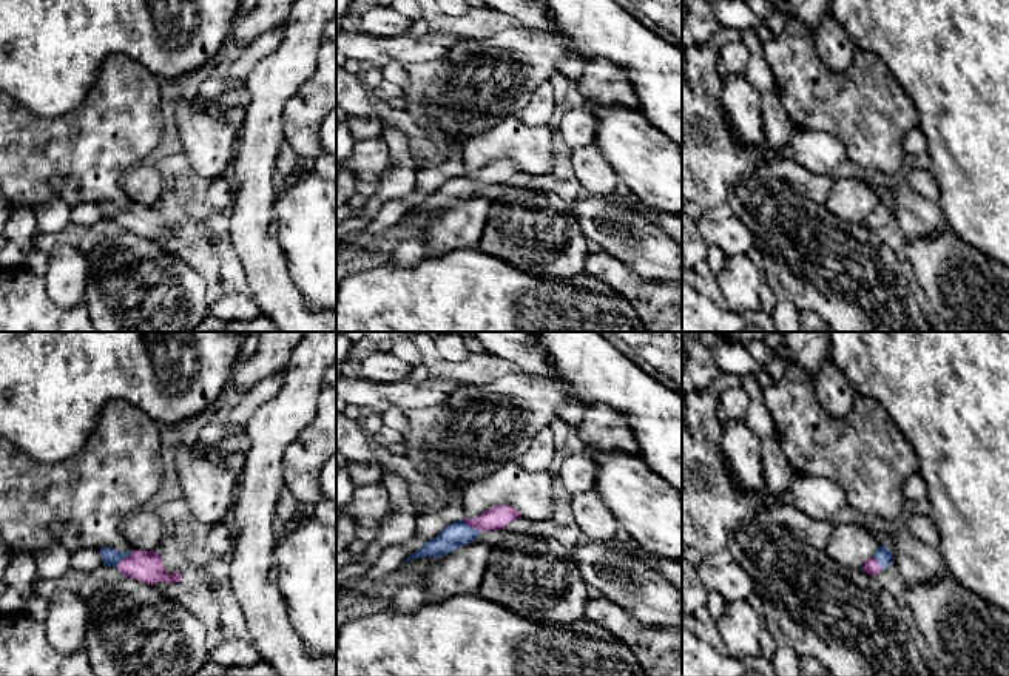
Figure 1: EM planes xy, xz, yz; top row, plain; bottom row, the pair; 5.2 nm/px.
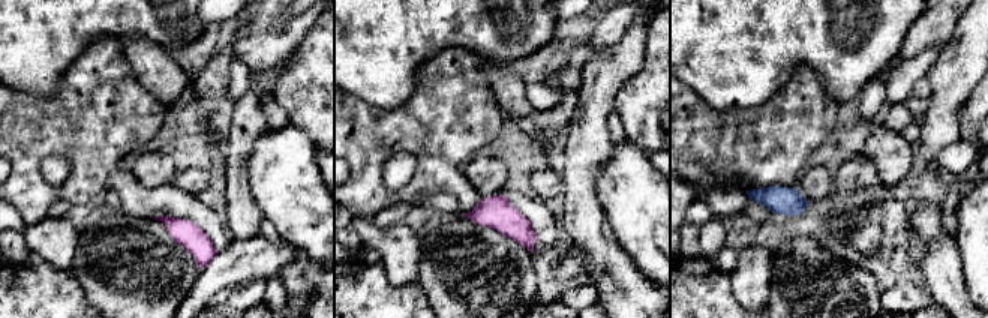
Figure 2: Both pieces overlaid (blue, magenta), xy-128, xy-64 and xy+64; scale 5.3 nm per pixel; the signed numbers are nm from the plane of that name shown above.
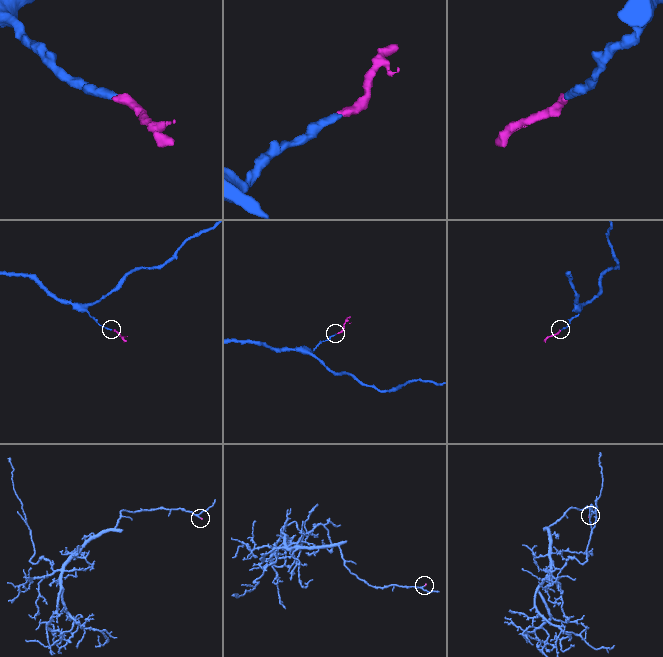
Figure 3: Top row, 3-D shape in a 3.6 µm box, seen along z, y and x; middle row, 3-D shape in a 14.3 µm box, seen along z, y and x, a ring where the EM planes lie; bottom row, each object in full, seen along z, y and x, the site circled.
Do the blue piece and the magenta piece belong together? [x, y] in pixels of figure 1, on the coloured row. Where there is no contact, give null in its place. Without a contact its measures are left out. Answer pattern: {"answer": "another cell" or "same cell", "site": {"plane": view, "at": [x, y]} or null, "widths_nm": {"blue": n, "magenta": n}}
{"answer": "same cell", "site": {"plane": "xy", "at": [124, 557]}, "widths_nm": {"blue": 100, "magenta": 160}}

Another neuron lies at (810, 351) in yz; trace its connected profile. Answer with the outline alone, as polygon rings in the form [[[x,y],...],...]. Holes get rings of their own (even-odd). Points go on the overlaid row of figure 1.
[[[782,332],[788,357],[812,378],[830,358],[828,332]]]

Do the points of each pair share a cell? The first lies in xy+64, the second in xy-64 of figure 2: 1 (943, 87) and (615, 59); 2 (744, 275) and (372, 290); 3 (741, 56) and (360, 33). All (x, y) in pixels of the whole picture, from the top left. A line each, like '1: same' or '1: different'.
1: same
2: different
3: same

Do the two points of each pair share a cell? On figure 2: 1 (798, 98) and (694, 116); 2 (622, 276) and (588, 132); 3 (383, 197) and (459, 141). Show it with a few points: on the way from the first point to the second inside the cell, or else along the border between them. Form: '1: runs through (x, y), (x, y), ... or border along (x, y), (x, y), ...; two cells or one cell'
1: runs through (772, 123), (720, 125); one cell
2: runs through (591, 240), (583, 227), (583, 168); one cell
3: runs through (402, 195), (408, 194), (440, 161); one cell

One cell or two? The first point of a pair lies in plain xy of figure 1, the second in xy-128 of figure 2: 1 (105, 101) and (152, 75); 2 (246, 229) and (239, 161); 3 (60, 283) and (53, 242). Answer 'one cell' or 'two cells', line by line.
1: two cells
2: one cell
3: one cell

